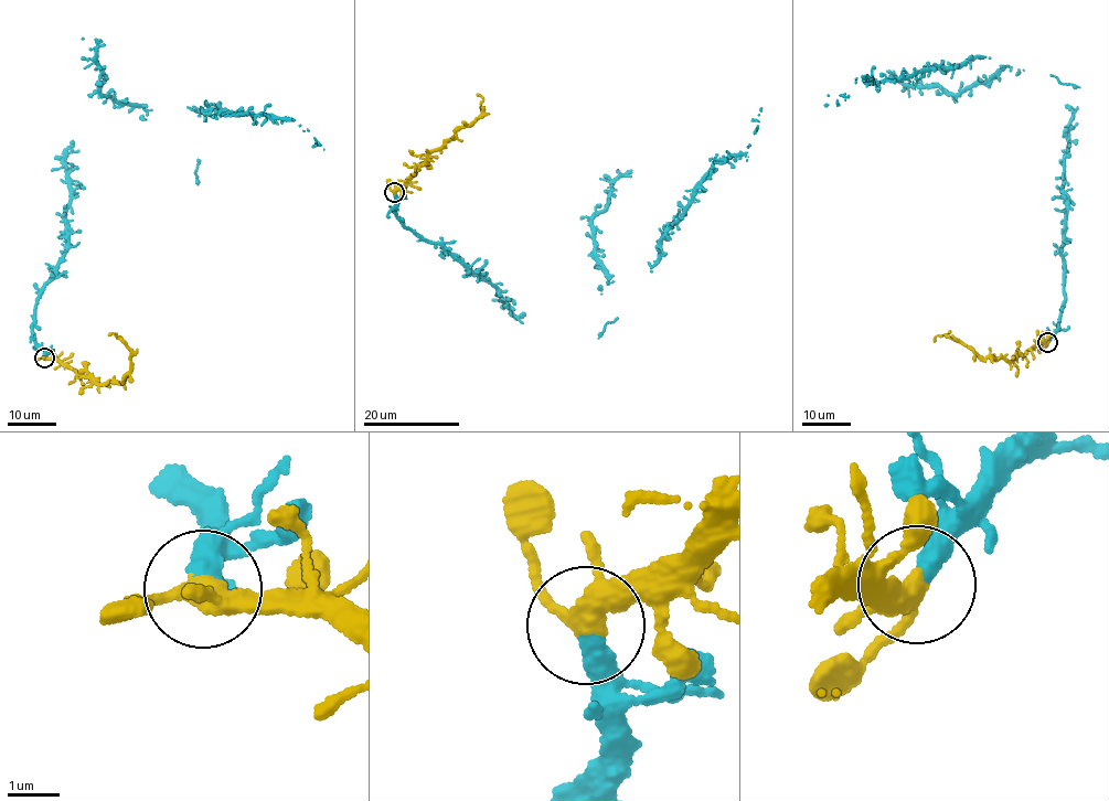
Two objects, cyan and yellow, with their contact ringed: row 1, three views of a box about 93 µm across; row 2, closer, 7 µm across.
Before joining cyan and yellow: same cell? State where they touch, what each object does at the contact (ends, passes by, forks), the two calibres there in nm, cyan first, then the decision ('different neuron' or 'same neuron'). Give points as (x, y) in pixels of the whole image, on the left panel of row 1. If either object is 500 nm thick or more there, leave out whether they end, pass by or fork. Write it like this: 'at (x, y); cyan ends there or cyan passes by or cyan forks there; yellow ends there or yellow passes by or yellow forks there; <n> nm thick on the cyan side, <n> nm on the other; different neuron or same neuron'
at (44, 358); cyan ends there; yellow forks there; 420 nm thick on the cyan side, 280 nm on the other; same neuron

